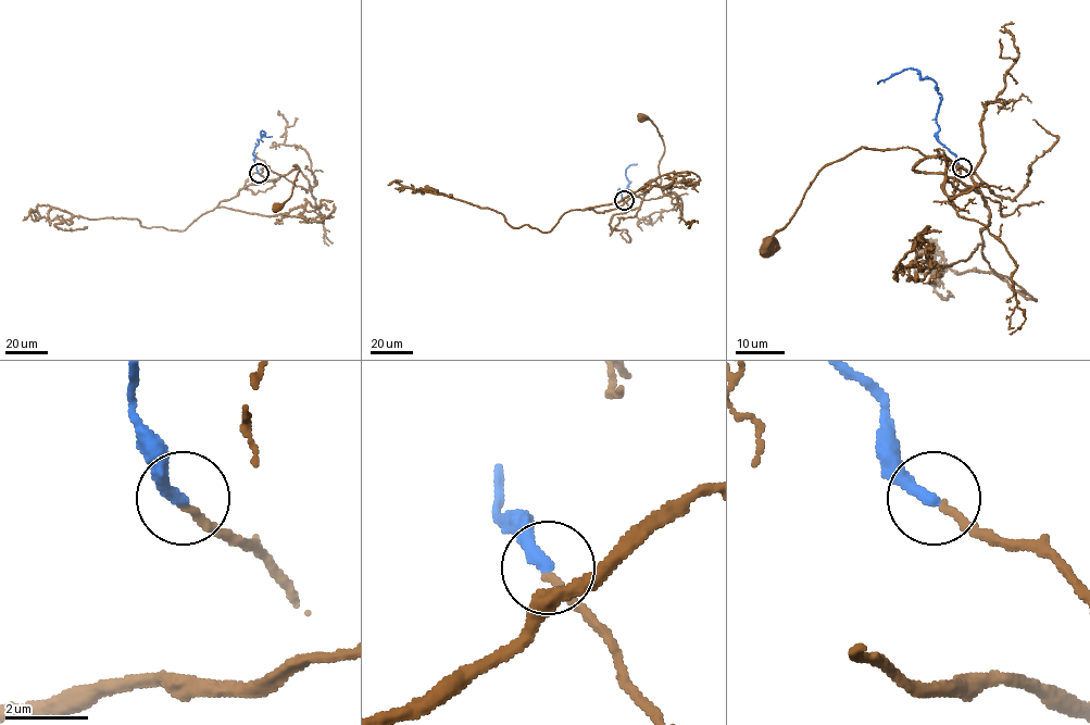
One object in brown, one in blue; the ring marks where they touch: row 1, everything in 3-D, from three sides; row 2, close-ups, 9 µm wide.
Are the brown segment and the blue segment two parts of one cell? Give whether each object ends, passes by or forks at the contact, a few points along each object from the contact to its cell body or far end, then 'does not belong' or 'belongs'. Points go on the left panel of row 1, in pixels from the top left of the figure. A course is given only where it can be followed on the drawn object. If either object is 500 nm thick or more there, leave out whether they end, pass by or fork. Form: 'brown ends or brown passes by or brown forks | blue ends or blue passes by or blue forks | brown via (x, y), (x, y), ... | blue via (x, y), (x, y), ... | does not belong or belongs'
brown ends | blue ends | brown via (259, 174), (276, 180), (293, 169), (293, 165), (299, 167), (291, 196), (275, 208) | blue via (259, 174), (253, 150), (264, 135), (262, 130), (261, 134), (272, 136) | belongs

